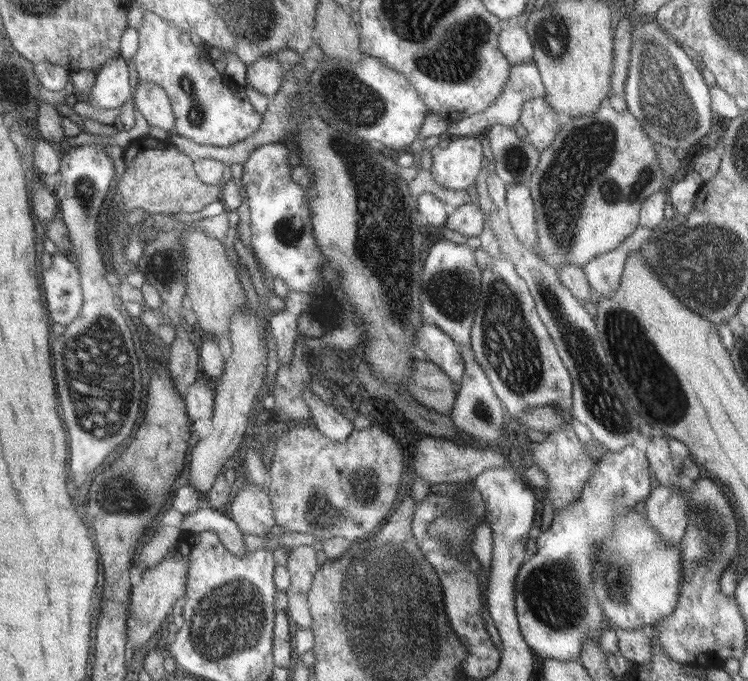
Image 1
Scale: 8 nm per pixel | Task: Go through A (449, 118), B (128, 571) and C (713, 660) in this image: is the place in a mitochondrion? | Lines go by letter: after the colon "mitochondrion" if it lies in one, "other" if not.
A: other
B: other
C: other

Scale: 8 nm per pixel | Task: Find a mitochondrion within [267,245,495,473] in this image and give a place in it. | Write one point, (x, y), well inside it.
(453, 292)

